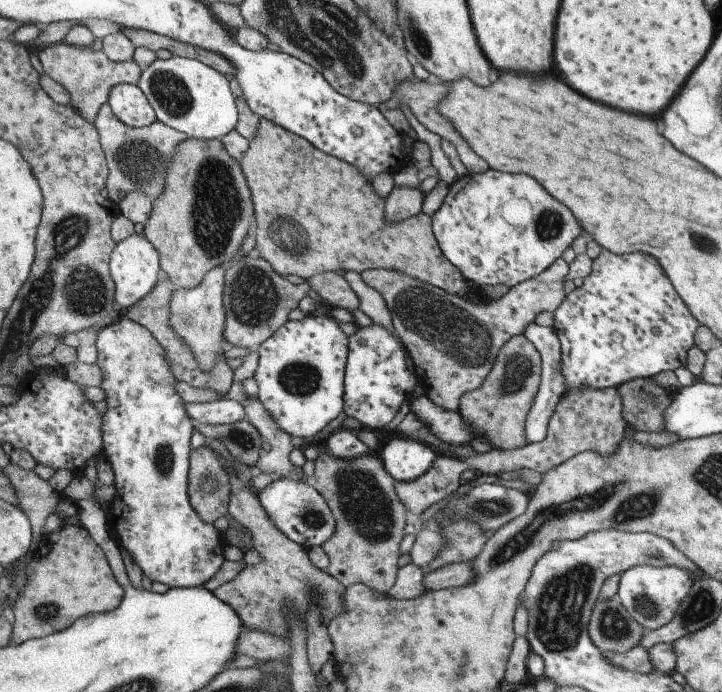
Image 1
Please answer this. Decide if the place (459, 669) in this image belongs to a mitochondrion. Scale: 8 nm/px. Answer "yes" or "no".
yes

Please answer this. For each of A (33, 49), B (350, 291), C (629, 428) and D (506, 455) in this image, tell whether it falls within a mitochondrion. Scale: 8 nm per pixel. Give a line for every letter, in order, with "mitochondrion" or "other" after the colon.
A: other
B: other
C: other
D: other

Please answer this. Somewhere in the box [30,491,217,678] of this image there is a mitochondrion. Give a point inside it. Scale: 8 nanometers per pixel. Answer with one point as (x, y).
(49, 611)

